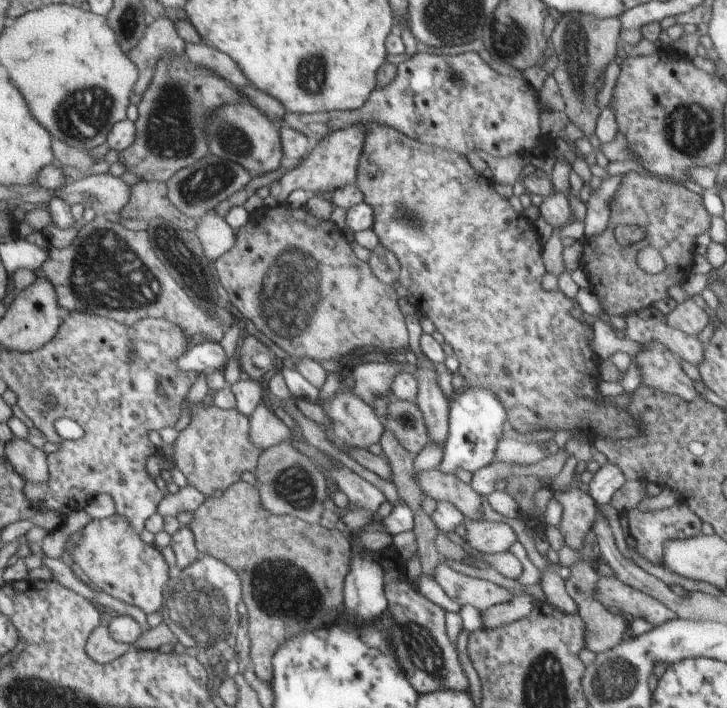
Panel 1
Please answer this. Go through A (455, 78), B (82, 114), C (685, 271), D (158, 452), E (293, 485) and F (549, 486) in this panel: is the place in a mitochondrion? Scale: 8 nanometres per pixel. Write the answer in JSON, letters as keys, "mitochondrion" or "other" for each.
{"A":"mitochondrion","B":"mitochondrion","C":"other","D":"other","E":"mitochondrion","F":"other"}

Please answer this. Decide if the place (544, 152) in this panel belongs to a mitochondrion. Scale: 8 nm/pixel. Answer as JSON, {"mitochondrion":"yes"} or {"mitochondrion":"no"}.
{"mitochondrion":"no"}

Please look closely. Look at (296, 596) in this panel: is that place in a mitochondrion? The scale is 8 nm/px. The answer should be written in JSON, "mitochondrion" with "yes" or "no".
{"mitochondrion":"yes"}

